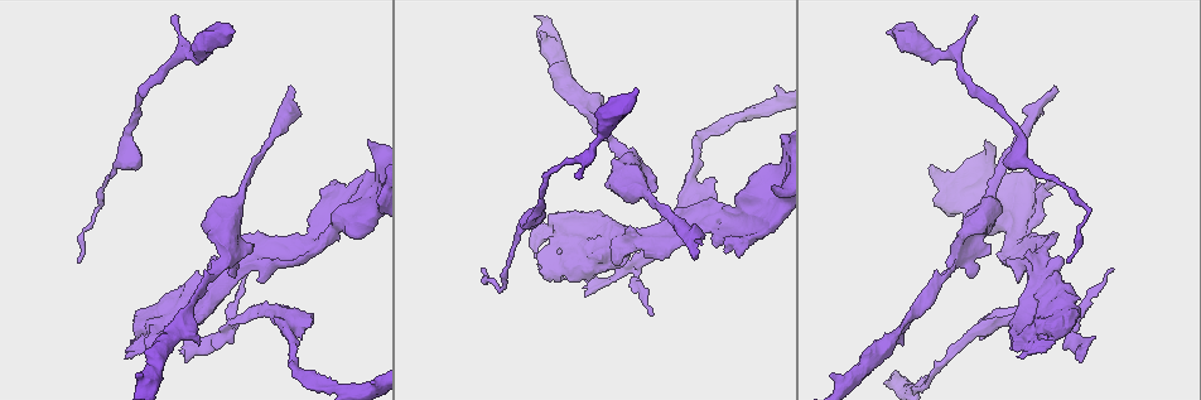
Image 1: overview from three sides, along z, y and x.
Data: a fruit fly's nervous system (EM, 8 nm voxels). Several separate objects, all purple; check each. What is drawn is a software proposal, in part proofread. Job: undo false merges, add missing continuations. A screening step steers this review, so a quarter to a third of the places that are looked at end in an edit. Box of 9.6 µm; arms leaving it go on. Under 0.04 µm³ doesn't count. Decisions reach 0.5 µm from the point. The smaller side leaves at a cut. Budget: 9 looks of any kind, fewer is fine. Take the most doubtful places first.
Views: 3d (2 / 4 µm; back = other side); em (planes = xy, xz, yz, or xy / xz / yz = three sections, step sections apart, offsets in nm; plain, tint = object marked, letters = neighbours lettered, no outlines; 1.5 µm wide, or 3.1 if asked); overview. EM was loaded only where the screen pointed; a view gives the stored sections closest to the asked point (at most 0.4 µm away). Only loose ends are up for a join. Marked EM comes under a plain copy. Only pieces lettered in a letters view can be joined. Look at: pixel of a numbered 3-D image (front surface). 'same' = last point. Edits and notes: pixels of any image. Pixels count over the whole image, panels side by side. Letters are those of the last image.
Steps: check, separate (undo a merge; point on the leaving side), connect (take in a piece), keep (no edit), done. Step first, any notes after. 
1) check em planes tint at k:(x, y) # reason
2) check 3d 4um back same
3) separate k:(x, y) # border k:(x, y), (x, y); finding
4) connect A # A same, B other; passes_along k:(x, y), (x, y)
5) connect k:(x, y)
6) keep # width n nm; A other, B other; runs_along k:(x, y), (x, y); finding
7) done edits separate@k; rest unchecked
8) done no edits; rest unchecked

check em planes letters at 1:(634, 92) # branch stops here

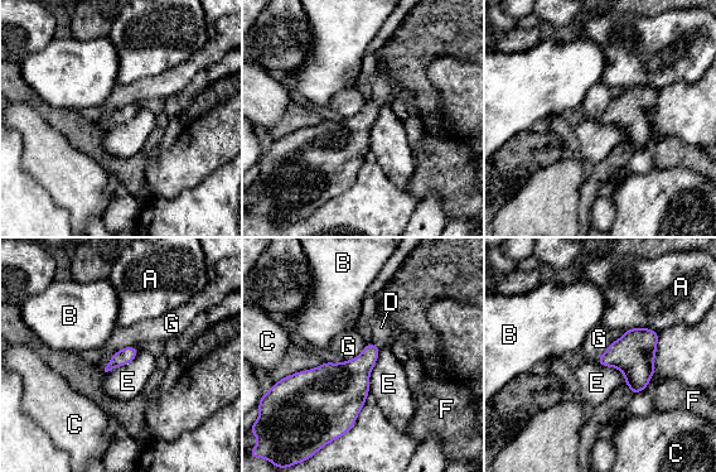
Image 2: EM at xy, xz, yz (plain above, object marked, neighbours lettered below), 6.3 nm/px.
connect 2:(381, 327) # longest_contact E 300 nm; A other, B other, C other, D same, E other, F other, G other; the cell continues

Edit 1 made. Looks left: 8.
check overview

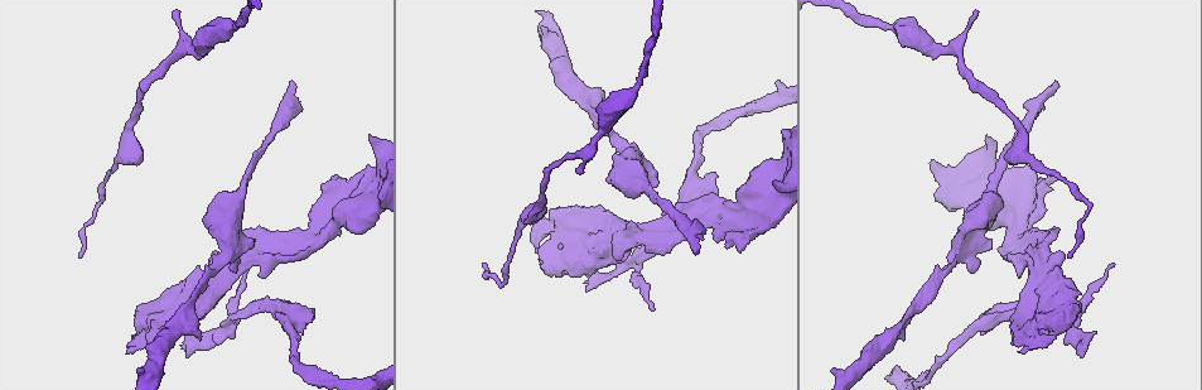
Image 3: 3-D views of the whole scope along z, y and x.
check 3d 4um at 3:(335, 228) # arms run side by side

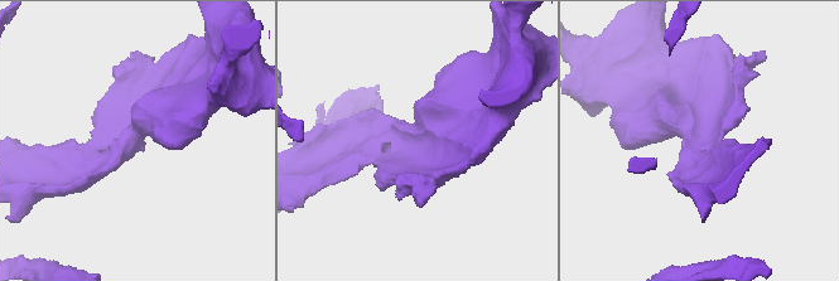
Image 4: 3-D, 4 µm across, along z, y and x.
check em xy step 4 tint at 4:(416, 139) # shape alone is not enough

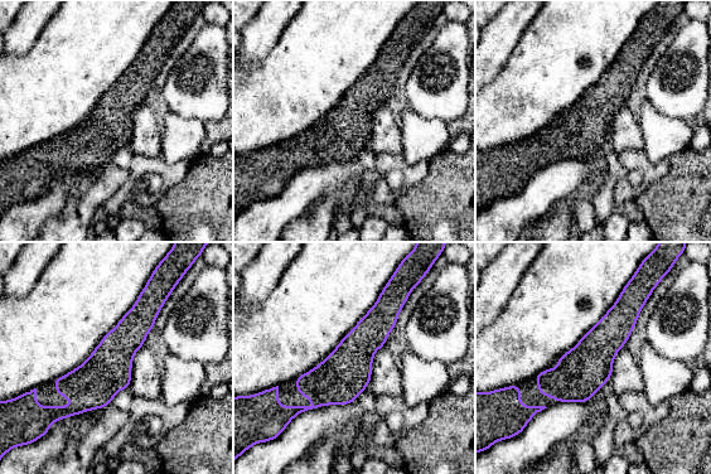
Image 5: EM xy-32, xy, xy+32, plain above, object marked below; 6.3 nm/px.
check em xy step 4 letters same

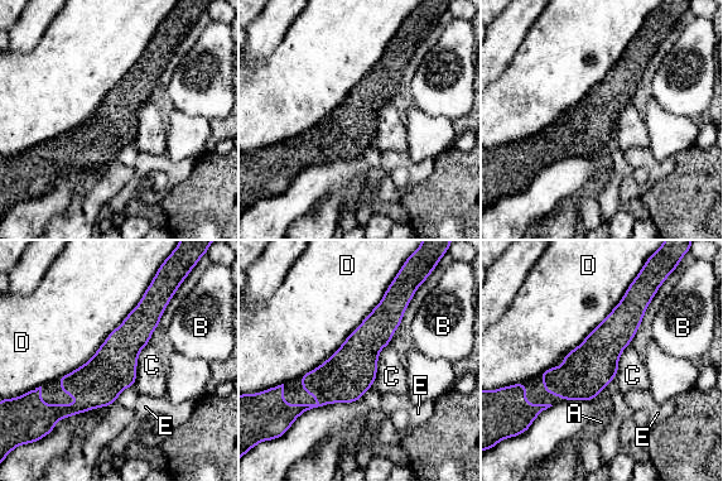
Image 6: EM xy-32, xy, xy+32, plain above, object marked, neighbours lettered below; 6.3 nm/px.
keep # A other, B other, C other, D other, E other; runs_along 6:(149, 294), (114, 366), (66, 413); continuous, no second cell

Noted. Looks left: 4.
check 3d 4um at 3:(621, 255) # stops while still wide

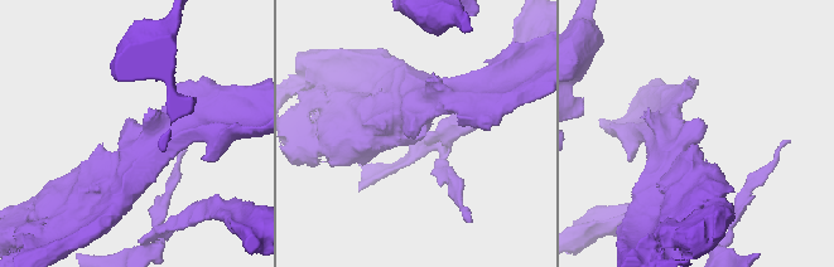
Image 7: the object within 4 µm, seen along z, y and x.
check em planes letters at 7:(415, 132)

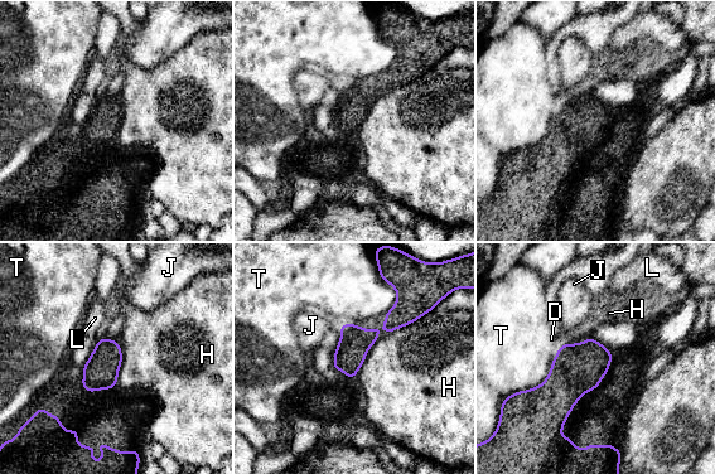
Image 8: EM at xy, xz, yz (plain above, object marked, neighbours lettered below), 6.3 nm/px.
keep # D other, H other, J other, L other, T other; border 8:(116, 341), (121, 352), (117, 383); no lettered piece goes on from it

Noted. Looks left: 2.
done edits connect@2; rest unchecked

